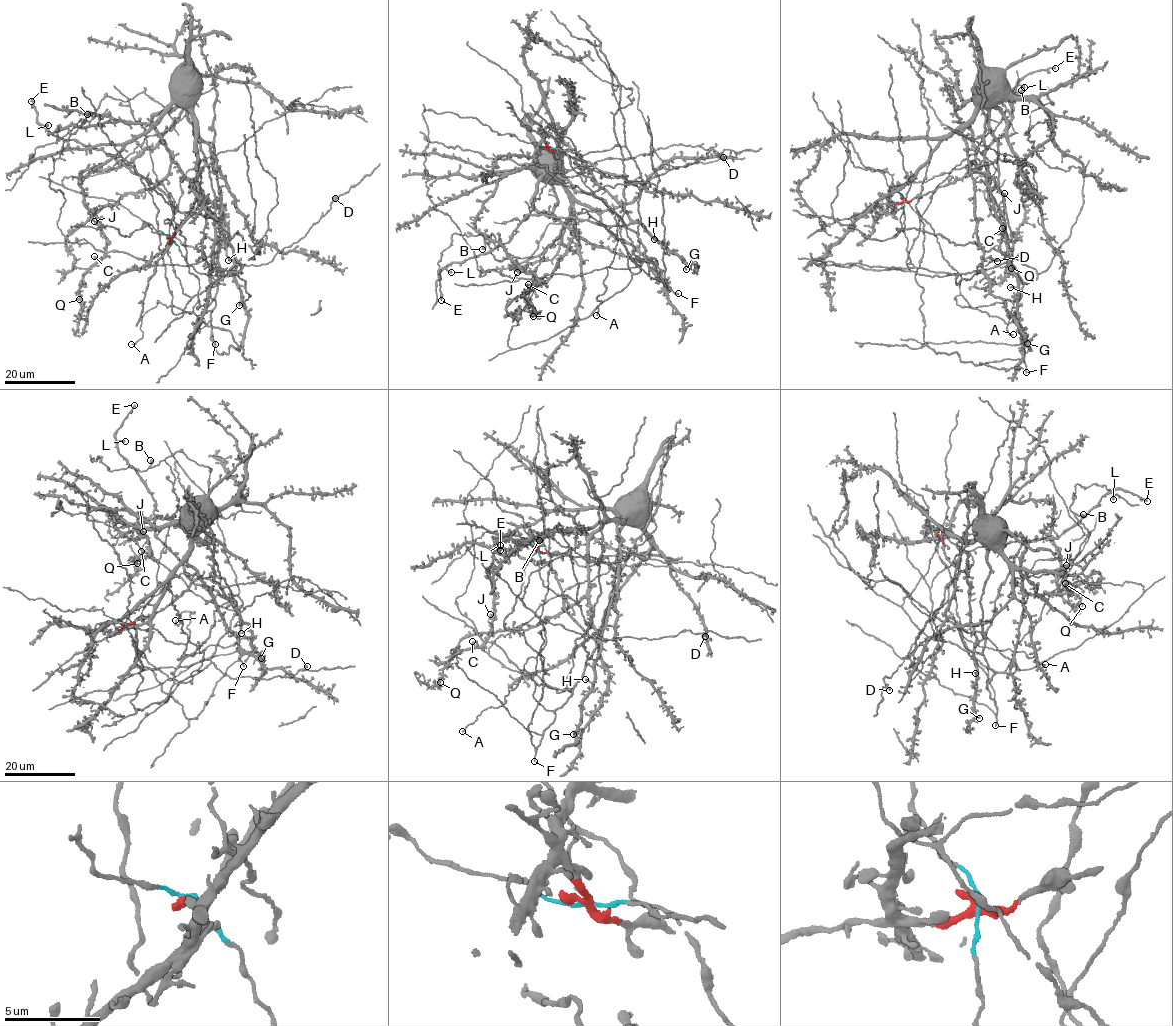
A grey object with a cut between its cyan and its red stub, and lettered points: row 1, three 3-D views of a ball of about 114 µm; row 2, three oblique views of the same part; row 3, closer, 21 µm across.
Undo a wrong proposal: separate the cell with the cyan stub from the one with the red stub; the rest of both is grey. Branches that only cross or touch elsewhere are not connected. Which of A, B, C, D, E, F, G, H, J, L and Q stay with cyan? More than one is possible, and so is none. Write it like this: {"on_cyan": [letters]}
{"on_cyan": ["A", "B", "C", "D", "F", "J", "Q"]}

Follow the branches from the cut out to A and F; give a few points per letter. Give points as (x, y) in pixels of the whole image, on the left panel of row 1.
A: (170, 237), (198, 273), (240, 270), (218, 239), (209, 305), (190, 313), (157, 301), (132, 344)
F: (170, 237), (198, 273), (227, 276), (241, 266), (218, 239), (211, 320), (215, 344)

